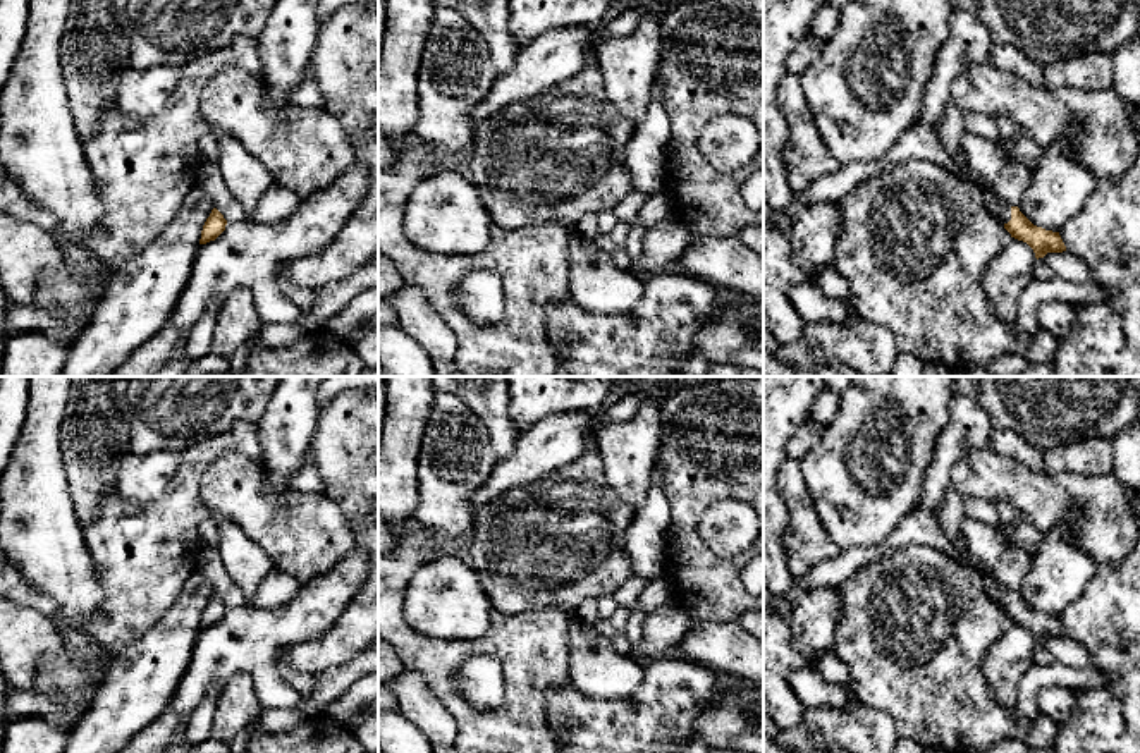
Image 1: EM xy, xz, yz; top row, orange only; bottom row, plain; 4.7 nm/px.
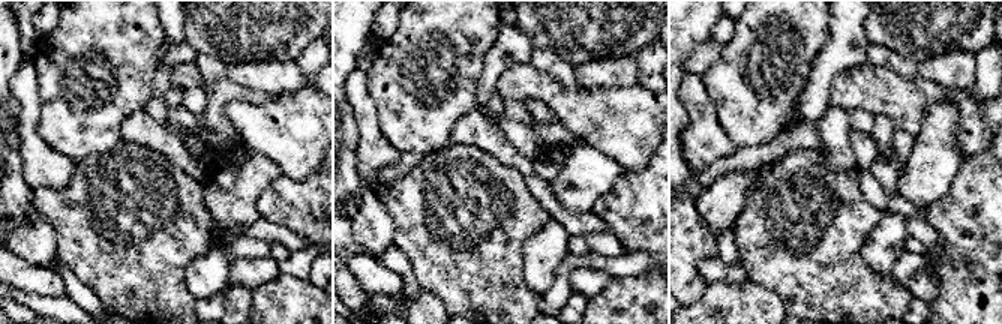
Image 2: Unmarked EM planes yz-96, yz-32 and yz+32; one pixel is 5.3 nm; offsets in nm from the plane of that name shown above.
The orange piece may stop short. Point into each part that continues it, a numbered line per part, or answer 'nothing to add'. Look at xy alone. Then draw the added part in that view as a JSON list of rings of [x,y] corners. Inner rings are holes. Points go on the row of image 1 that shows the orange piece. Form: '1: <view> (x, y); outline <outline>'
nothing to add

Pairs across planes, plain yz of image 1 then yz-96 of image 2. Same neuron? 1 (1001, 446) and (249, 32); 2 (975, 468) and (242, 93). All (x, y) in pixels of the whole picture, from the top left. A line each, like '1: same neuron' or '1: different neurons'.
1: different neurons
2: different neurons

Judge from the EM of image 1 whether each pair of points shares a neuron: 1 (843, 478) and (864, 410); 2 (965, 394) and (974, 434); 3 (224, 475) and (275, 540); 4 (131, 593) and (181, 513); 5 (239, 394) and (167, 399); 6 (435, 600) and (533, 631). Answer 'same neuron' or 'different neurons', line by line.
1: same neuron
2: same neuron
3: same neuron
4: same neuron
5: same neuron
6: different neurons

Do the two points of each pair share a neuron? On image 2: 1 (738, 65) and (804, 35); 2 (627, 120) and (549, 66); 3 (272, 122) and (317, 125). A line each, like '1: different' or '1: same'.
1: same
2: different
3: same

